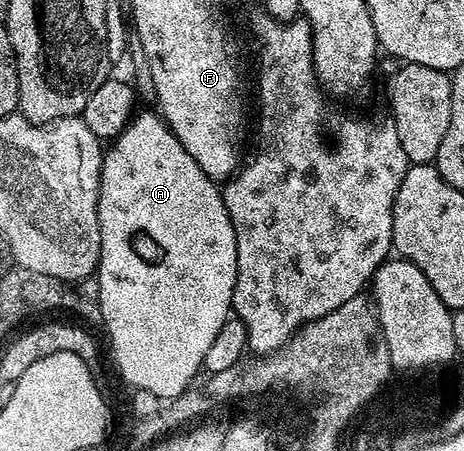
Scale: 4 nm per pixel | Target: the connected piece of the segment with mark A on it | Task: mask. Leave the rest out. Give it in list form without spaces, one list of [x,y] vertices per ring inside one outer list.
[[[156,110],[134,114],[129,124],[121,130],[120,135],[112,140],[113,148],[104,152],[101,160],[101,184],[99,185],[99,225],[101,226],[101,260],[95,276],[99,281],[99,297],[97,307],[101,311],[101,319],[105,322],[105,331],[109,334],[109,343],[113,346],[113,359],[121,370],[121,375],[130,383],[130,388],[147,389],[155,393],[162,401],[170,401],[184,393],[198,378],[197,370],[202,370],[204,357],[215,335],[231,317],[233,309],[233,290],[237,284],[237,246],[235,245],[235,229],[229,220],[225,202],[218,184],[195,165],[195,157],[183,149],[179,137],[173,135],[169,124],[161,118]]]

